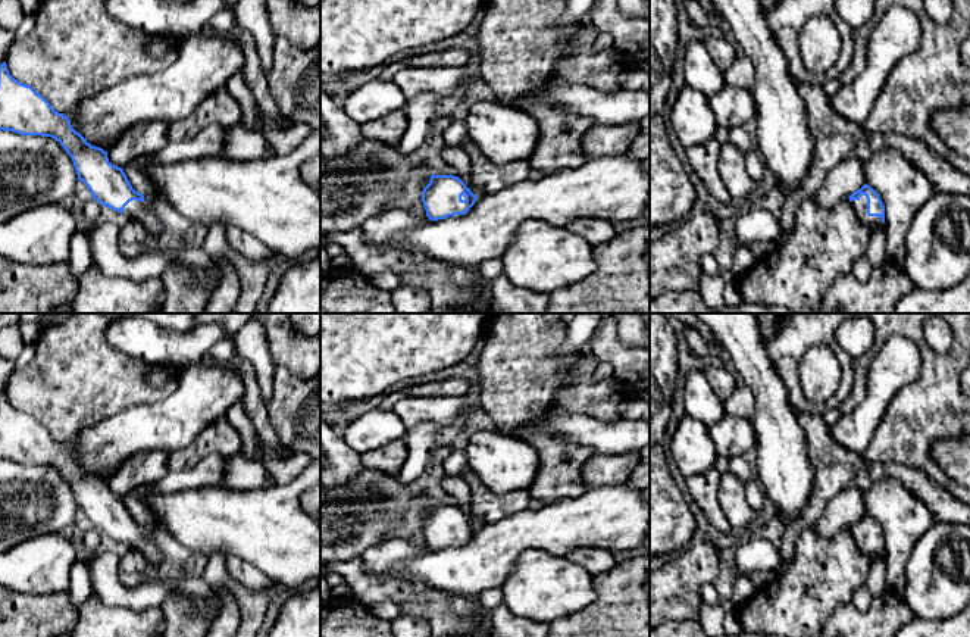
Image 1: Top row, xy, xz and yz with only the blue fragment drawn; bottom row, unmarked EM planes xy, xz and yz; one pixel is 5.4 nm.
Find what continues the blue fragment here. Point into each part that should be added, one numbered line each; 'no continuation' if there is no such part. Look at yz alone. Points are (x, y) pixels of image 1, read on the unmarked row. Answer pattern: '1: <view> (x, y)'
1: yz (860, 536)

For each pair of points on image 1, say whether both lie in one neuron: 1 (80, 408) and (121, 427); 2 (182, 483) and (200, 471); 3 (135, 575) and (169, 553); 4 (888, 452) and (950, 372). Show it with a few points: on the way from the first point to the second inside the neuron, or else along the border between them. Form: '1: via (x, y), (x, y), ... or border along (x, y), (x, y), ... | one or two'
1: border along (134, 403), (84, 428), (75, 440) | two
2: via (187, 478), (196, 475) | one
3: via (146, 571), (157, 571), (165, 564) | one
4: via (904, 433), (935, 399), (936, 392) | one

